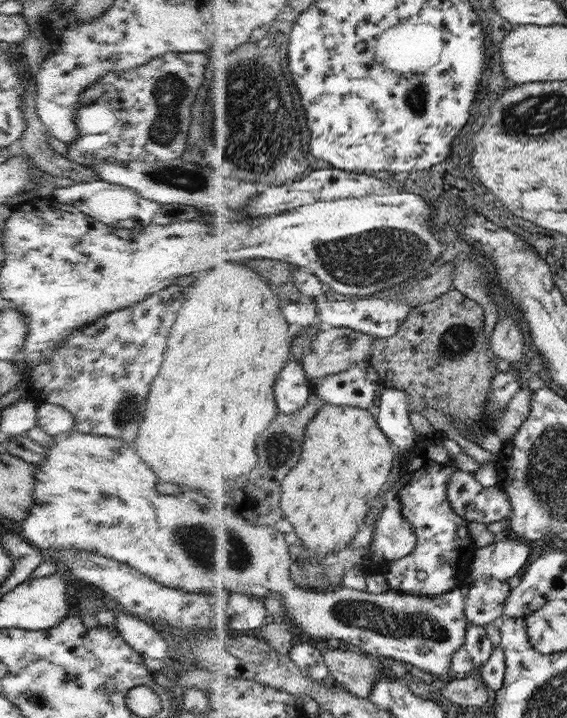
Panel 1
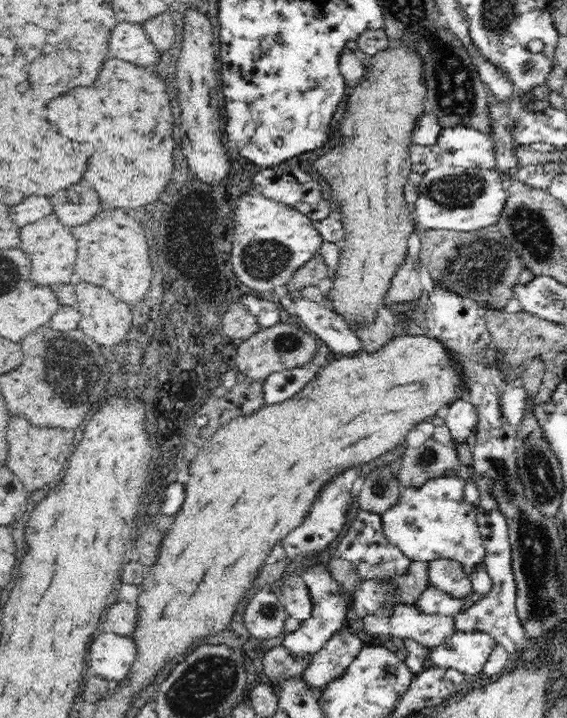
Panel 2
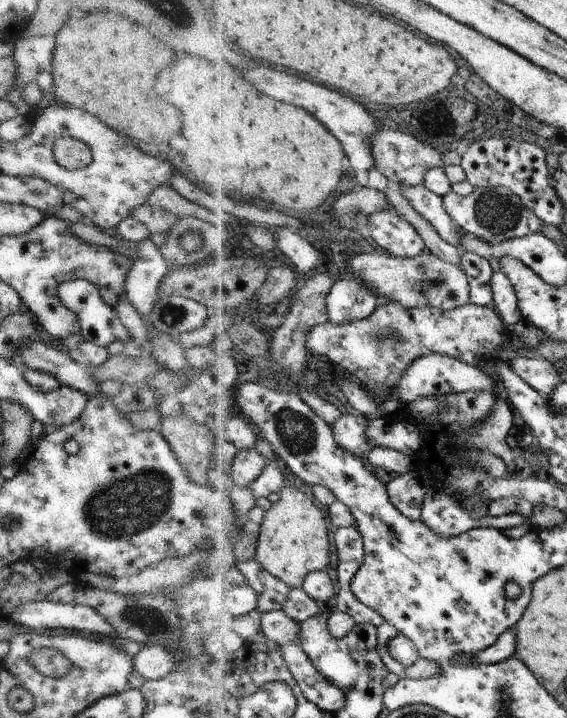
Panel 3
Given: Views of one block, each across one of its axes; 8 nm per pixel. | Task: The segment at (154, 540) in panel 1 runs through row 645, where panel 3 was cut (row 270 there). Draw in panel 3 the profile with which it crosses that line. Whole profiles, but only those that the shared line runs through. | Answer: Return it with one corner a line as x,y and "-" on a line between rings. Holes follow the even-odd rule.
377,247
376,252
364,252
349,259
348,269
359,277
370,290
389,300
402,302
407,309
434,306
455,310
470,304
469,284
464,270
458,264
446,262
440,256
427,252
418,257
397,257

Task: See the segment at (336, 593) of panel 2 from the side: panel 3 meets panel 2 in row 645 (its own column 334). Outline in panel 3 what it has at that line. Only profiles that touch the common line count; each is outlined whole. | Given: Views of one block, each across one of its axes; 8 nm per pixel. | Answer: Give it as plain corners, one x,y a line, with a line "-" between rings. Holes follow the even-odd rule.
355,275
349,280
339,280
334,285
332,294
328,296
330,321
334,324
346,325
356,320
372,316
380,306
380,300
374,290

